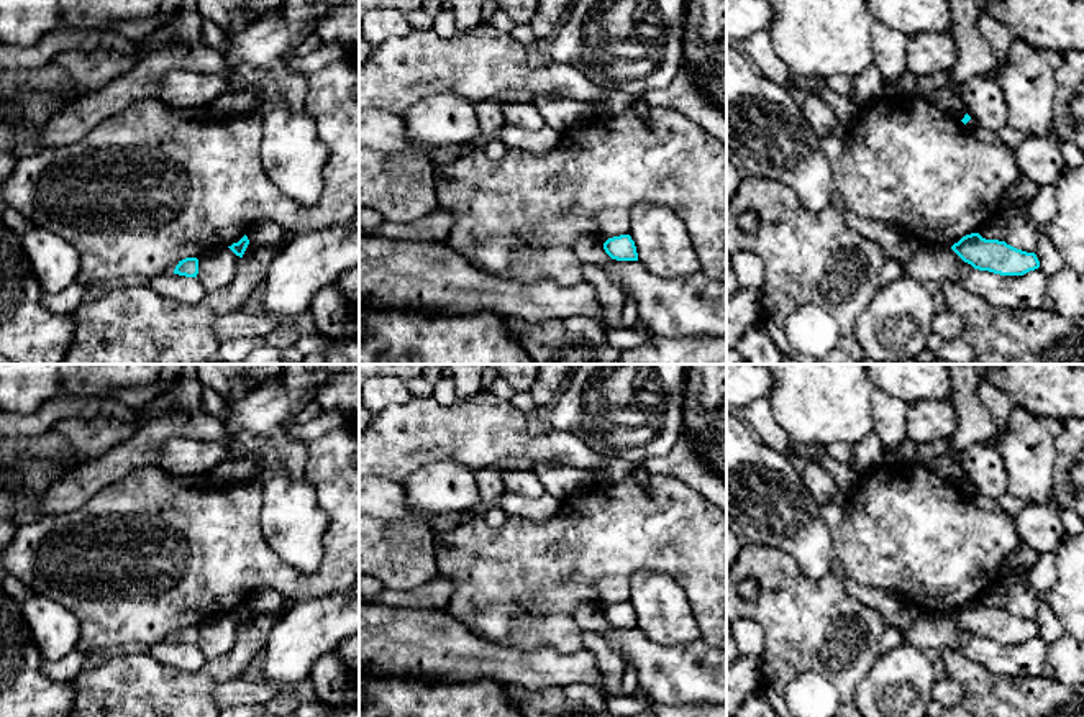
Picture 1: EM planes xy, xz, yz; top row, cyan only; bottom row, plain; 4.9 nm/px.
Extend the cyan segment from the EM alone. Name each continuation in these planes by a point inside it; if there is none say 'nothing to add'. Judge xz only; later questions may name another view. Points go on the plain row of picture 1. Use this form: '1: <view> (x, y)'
nothing to add

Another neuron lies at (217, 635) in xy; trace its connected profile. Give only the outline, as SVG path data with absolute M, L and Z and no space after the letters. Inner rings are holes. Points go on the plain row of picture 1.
M228 614L203 620L198 627L198 648L208 661L231 651L236 642L236 623Z

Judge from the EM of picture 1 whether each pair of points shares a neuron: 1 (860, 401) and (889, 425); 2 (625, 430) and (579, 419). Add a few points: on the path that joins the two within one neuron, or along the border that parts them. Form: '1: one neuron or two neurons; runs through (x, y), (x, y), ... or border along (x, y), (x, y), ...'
1: two neurons; border along (876, 388), (873, 392), (873, 430)
2: one neuron; runs through (614, 419), (591, 419)

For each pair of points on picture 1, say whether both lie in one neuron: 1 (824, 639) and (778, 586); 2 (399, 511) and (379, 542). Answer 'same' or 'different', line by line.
1: same
2: different

